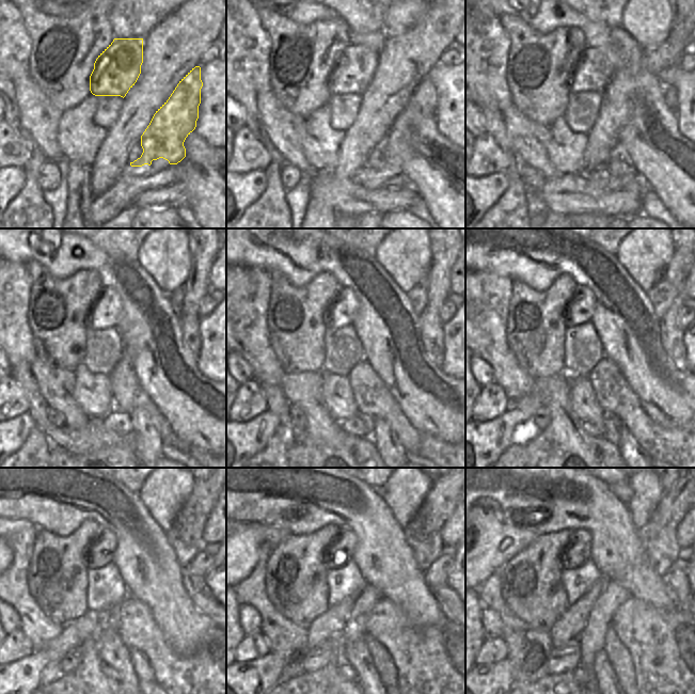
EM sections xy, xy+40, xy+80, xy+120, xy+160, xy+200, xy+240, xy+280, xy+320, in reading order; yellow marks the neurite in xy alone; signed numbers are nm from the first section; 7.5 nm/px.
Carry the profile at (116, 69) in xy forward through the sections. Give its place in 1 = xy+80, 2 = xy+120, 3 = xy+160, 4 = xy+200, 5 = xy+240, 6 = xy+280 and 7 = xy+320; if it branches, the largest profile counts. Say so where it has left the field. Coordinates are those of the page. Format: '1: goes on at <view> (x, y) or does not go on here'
1: goes on at xy+80 (591, 73)
2: goes on at xy+120 (105, 312)
3: goes on at xy+160 (342, 311)
4: goes on at xy+200 (581, 309)
5: goes on at xy+240 (100, 552)
6: goes on at xy+280 (340, 552)
7: goes on at xy+320 (579, 551)

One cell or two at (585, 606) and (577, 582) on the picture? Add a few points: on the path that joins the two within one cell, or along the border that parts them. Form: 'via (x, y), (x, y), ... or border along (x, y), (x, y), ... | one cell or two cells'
border along (600, 578), (570, 604) | two cells

